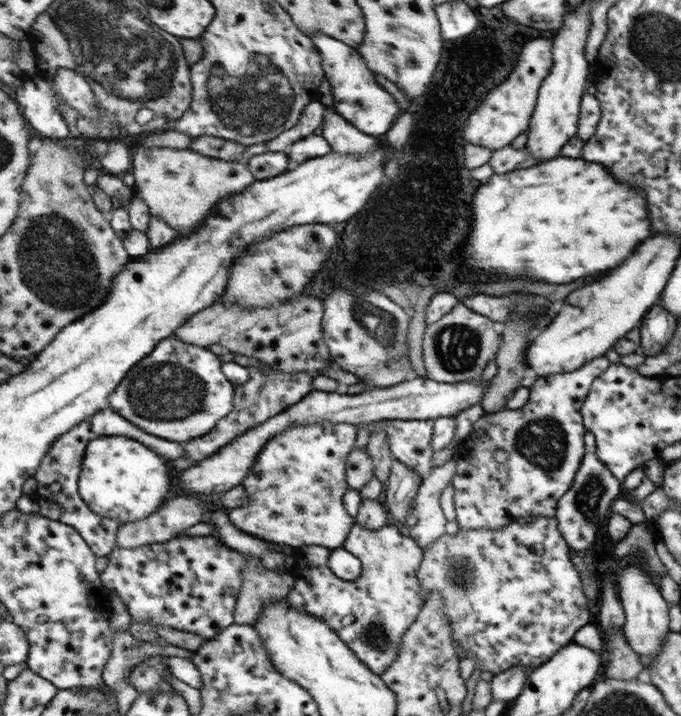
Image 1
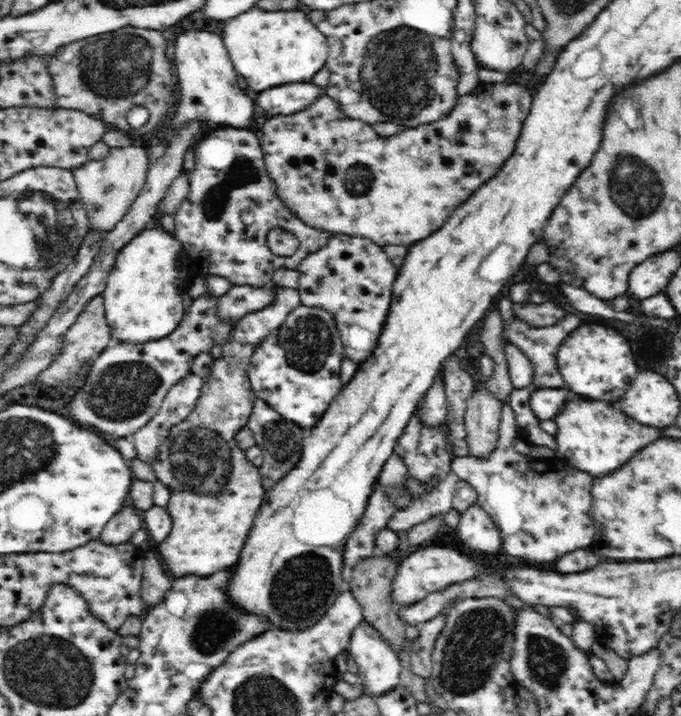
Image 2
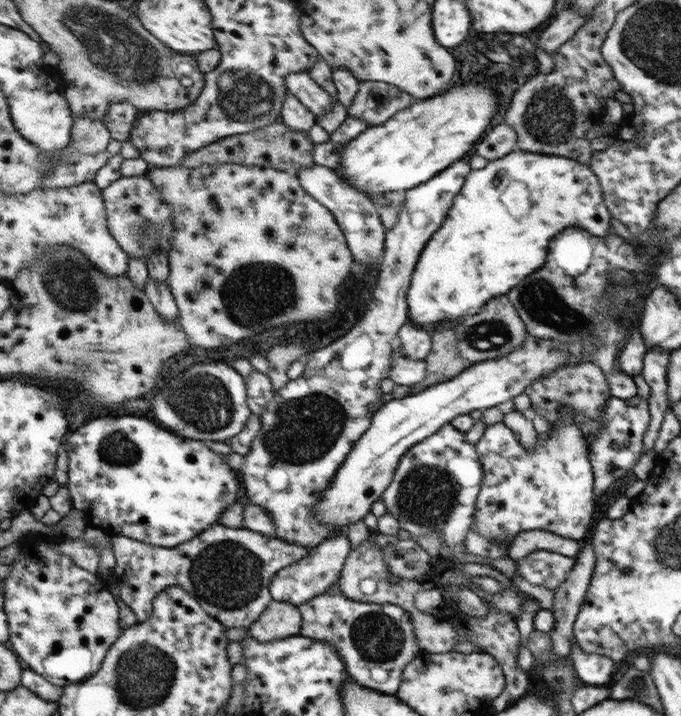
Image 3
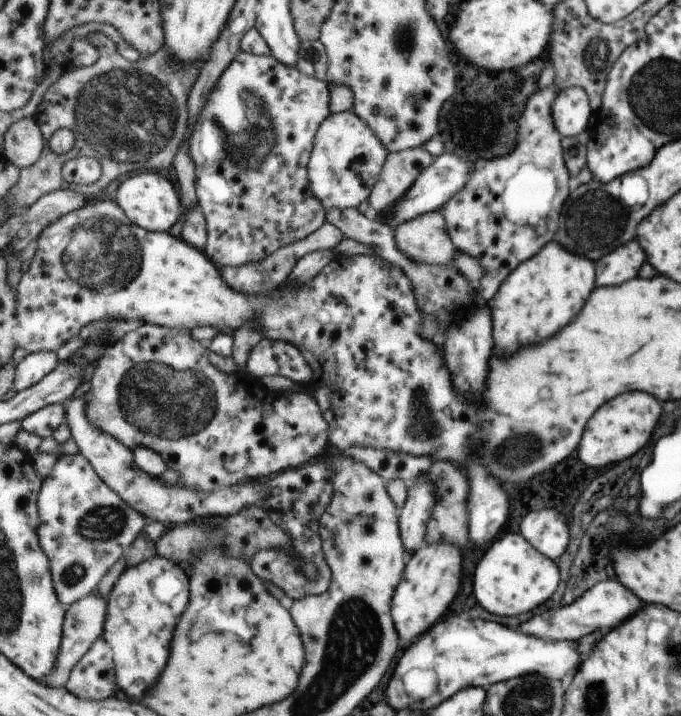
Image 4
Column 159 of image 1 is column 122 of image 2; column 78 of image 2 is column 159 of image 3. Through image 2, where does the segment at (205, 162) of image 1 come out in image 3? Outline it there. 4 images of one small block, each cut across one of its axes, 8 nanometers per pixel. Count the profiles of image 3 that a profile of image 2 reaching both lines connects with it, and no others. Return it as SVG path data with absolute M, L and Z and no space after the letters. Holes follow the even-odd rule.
M237 163L201 165L195 168L184 165L178 167L151 166L147 173L153 184L161 191L163 200L172 208L174 235L172 247L168 253L170 262L168 283L179 308L178 323L187 336L189 346L201 346L205 350L211 350L217 346L233 344L233 340L255 336L268 328L277 328L292 323L307 324L309 321L321 322L321 320L327 320L335 312L335 306L337 306L335 288L349 274L351 254L349 254L343 231L336 223L334 216L329 214L328 207L317 202L305 191L295 174L291 175L272 168L243 166Z

